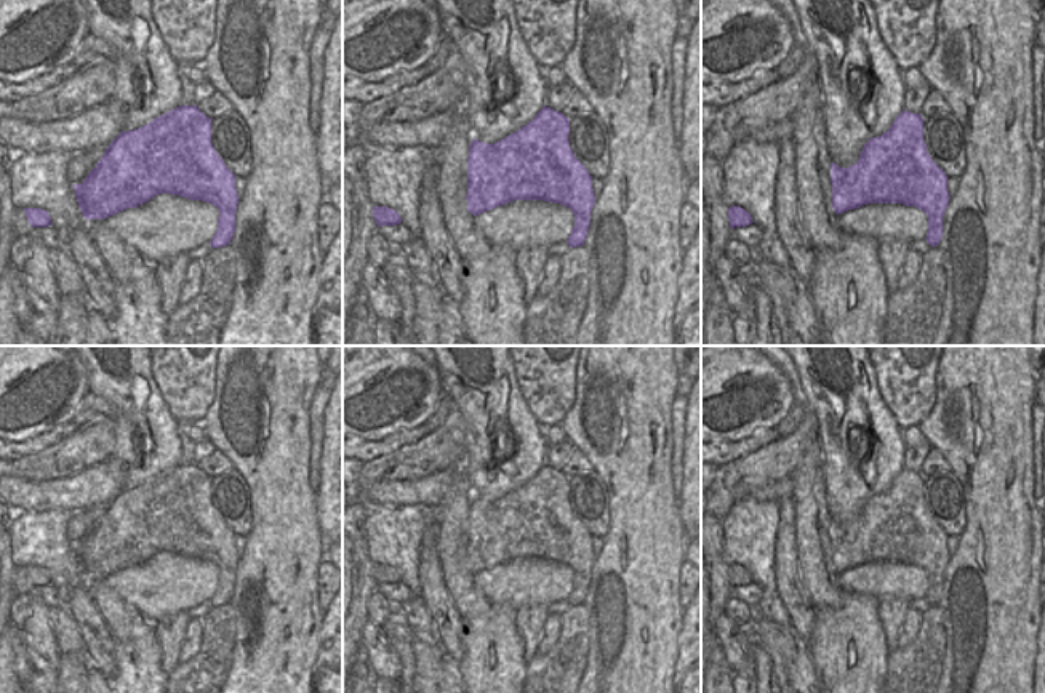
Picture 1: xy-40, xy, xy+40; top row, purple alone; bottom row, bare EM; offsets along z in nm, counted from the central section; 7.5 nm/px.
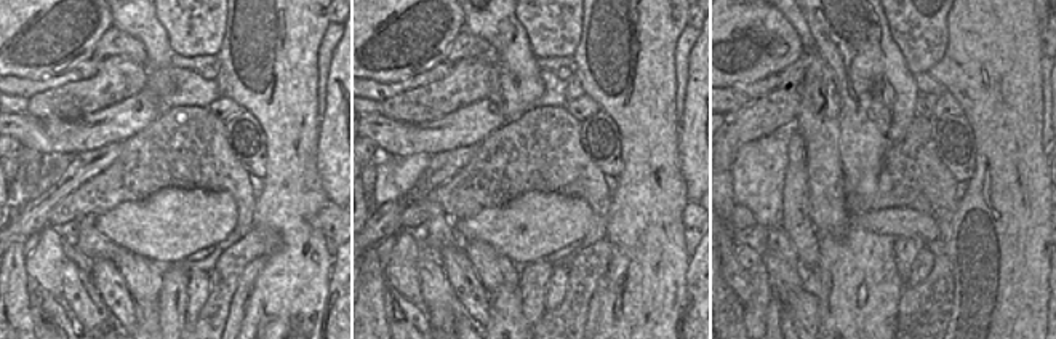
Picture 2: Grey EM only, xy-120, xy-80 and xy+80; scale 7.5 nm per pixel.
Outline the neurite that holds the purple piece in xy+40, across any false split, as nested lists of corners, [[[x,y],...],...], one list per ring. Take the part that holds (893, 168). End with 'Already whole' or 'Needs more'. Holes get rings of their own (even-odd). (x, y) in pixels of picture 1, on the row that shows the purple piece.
[[[903,110],[888,131],[864,144],[855,165],[840,168],[832,162],[831,182],[837,214],[867,203],[915,206],[928,218],[928,245],[941,242],[951,198],[947,176],[927,150],[920,114]]]. Already whole

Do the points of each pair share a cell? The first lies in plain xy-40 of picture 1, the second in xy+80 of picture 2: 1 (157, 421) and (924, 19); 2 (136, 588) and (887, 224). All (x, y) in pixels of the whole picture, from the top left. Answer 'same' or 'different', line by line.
1: different
2: same

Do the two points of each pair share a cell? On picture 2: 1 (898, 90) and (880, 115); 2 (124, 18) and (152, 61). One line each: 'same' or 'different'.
1: same
2: same

